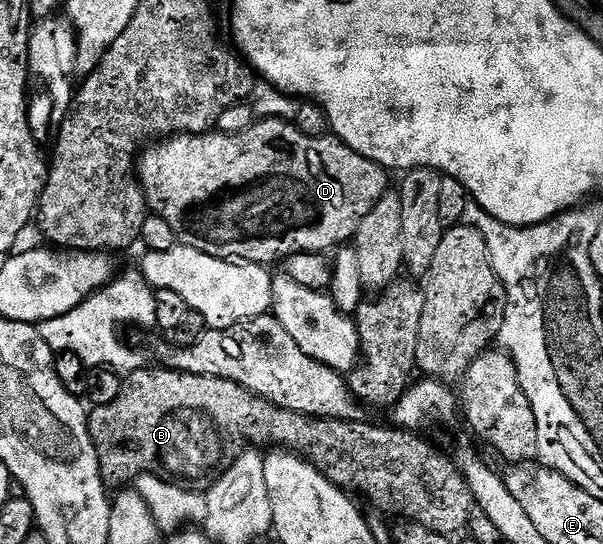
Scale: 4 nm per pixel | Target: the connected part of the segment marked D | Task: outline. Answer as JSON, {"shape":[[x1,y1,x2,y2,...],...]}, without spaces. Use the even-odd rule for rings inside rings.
{"shape":[[282,117,259,118,247,131,240,133,225,134,225,132,215,129,206,132,205,135,166,137,153,145,147,146,141,152,140,182,142,192,146,195,146,206,153,214,164,217,164,221,168,221,168,225,172,225,181,246,191,247,200,253,208,253,217,259,271,265,270,263,281,264,288,256,305,251,333,252,335,249,349,244,358,234,364,217,368,217,368,213,372,213,376,201,380,201,380,197,384,197,386,192,391,190,392,183,389,179,391,176,388,174,387,168,381,167,376,161,372,161,360,153,356,153,356,149,352,149,344,140,335,137,333,134,324,137,310,137,300,133,300,129,295,127,293,122,286,120,285,123,283,119]]}

